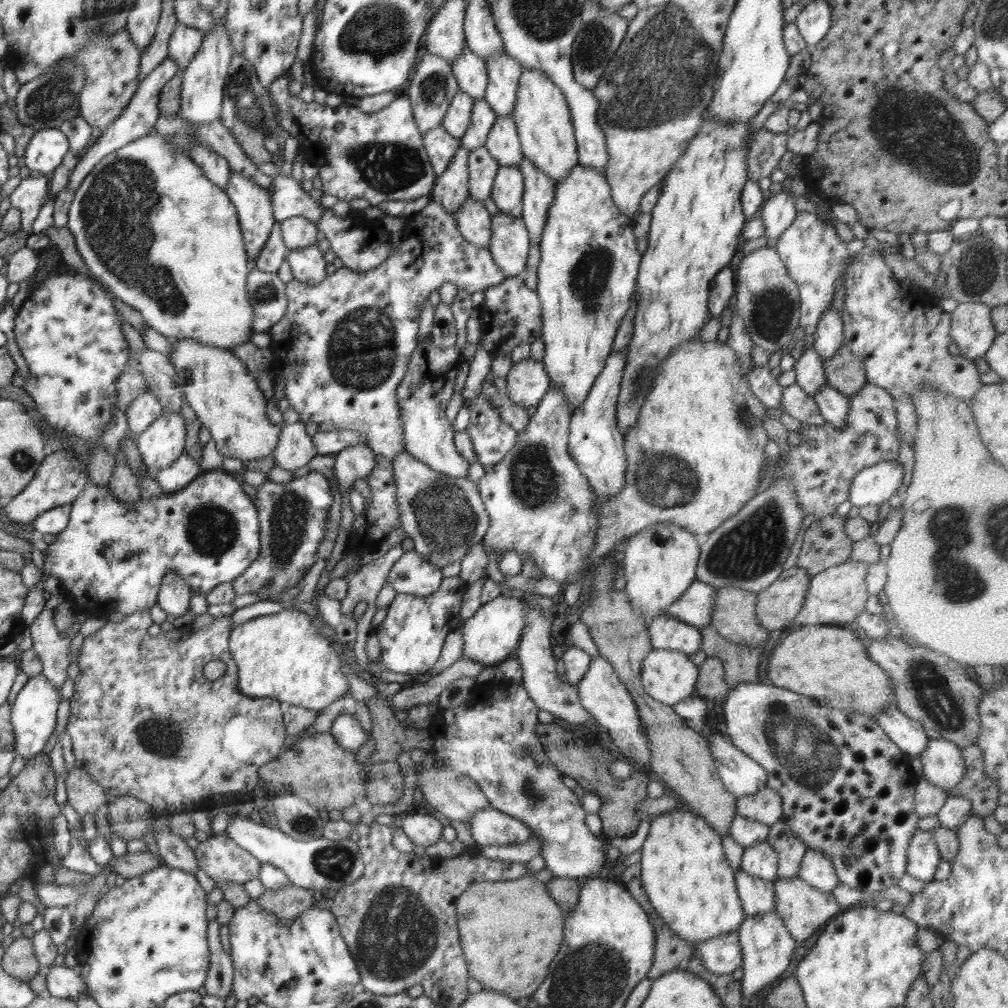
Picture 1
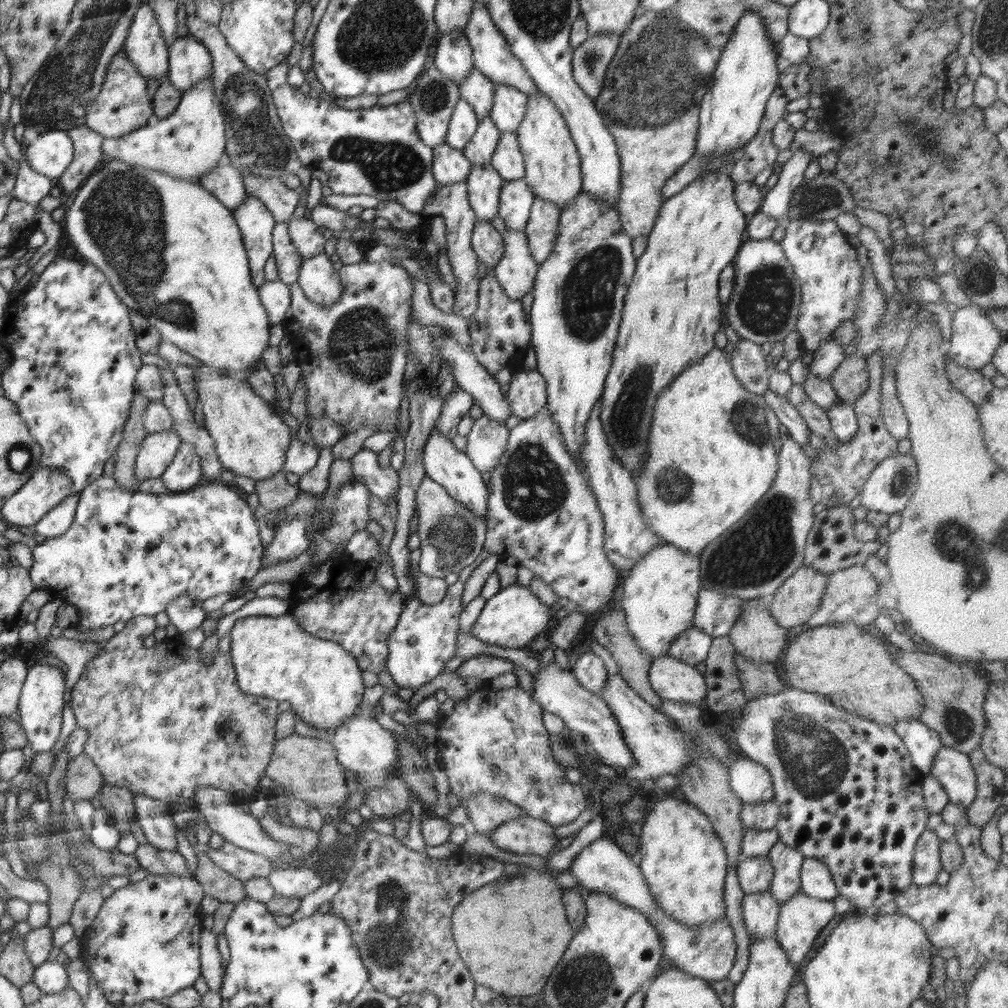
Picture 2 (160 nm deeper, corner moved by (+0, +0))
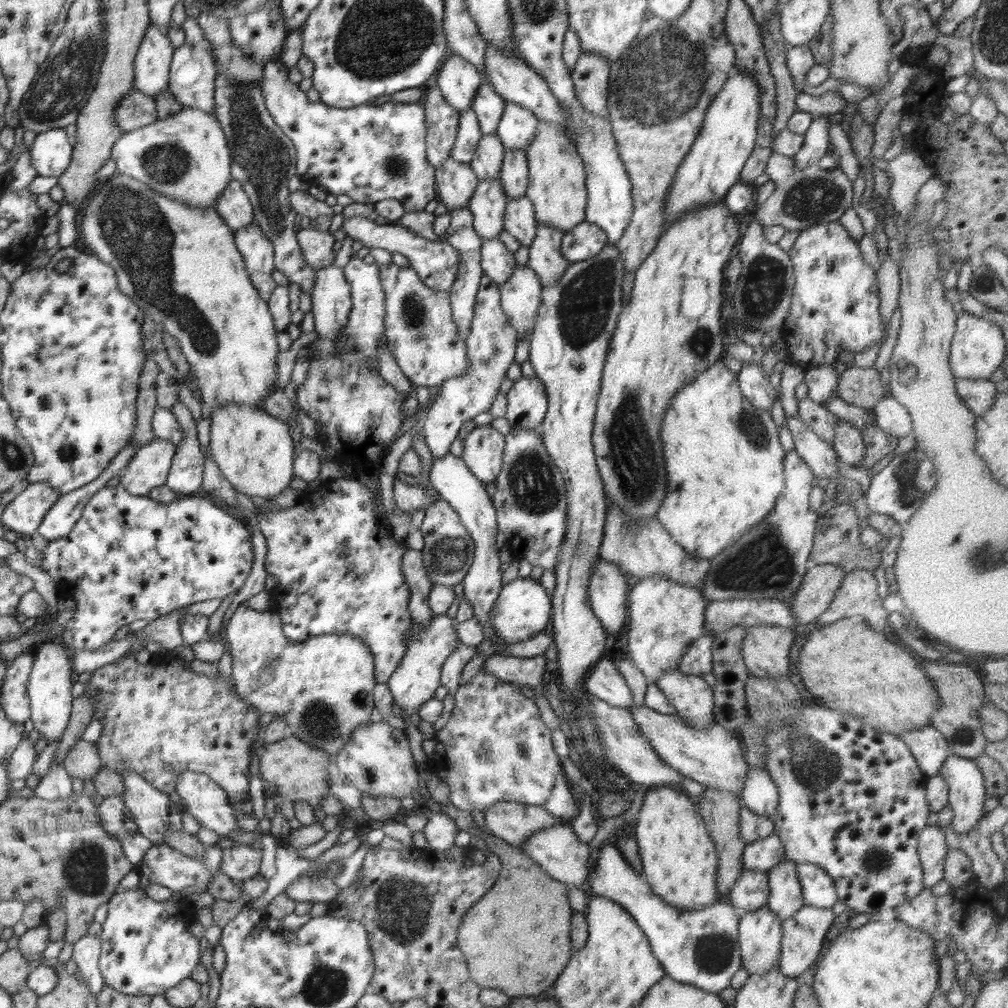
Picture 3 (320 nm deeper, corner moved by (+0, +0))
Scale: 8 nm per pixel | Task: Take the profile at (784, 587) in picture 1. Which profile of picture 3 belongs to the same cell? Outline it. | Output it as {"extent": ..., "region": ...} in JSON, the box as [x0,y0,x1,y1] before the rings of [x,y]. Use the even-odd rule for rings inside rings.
{"extent":[788,564,845,624],"region":[[[834,564],[818,565],[805,572],[798,592],[788,603],[797,624],[817,620],[836,596],[845,575],[844,569]]]}

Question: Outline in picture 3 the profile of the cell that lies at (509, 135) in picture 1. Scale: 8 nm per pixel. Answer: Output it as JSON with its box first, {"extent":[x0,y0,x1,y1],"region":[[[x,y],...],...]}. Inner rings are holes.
{"extent":[498,148,528,200],"region":[[[506,148],[498,178],[501,179],[507,200],[525,196],[528,184],[528,161],[524,150]]]}

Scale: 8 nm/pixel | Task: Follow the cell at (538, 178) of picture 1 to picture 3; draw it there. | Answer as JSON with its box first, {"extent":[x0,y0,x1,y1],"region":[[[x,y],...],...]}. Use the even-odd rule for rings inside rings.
{"extent":[528,222,571,286],"region":[[[537,222],[536,236],[529,246],[528,266],[539,276],[542,286],[550,286],[556,284],[557,280],[562,278],[566,269],[571,265],[561,253],[561,240],[566,230],[560,230],[555,226],[545,226]]]}

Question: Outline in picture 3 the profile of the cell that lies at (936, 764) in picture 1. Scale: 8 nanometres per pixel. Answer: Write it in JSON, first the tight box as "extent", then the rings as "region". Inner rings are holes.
{"extent":[939,755,985,834],"region":[[[948,755],[939,774],[949,784],[948,804],[953,810],[951,827],[956,834],[967,834],[985,815],[985,786],[975,759]]]}

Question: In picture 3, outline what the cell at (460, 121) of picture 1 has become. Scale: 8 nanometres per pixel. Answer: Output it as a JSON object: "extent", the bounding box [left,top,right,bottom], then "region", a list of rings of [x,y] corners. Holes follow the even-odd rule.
{"extent":[451,108,482,164],"region":[[[471,108],[463,110],[460,112],[459,127],[451,157],[458,162],[469,164],[482,137],[477,114]]]}

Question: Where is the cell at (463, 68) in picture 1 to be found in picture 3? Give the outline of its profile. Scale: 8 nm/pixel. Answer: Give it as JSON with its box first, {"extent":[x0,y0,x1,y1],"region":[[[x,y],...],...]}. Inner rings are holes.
{"extent":[471,82,505,134],"region":[[[482,82],[478,92],[472,101],[471,109],[477,114],[481,133],[494,134],[502,118],[505,107],[505,100],[499,95],[493,86]]]}

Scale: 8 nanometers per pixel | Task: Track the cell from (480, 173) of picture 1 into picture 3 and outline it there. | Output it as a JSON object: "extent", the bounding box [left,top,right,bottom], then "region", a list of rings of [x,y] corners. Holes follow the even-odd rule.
{"extent":[468,178,507,240],"region":[[[500,178],[479,181],[468,207],[473,215],[473,227],[482,240],[499,238],[504,230],[507,201]]]}

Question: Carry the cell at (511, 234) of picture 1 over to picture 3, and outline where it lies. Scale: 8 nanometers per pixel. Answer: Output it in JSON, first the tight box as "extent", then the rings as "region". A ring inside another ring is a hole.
{"extent":[499,265,543,340],"region":[[[515,265],[513,275],[499,289],[502,310],[516,329],[518,340],[522,340],[533,330],[541,303],[543,286],[539,276],[529,266]]]}

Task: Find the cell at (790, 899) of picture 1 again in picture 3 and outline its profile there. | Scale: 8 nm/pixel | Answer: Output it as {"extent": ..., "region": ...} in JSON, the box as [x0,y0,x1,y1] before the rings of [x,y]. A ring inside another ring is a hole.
{"extent":[778,906,835,977],"region":[[[804,906],[796,915],[782,921],[782,945],[778,967],[786,977],[800,977],[808,968],[816,964],[828,929],[835,919],[831,908]]]}

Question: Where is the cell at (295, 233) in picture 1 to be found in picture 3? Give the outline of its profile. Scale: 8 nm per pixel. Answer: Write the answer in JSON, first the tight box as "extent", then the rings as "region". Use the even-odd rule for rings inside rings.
{"extent":[297,227,335,271],"region":[[[311,227],[300,229],[297,232],[301,253],[310,268],[315,271],[319,268],[328,268],[333,264],[335,256],[332,253],[335,238],[332,233],[320,232]]]}

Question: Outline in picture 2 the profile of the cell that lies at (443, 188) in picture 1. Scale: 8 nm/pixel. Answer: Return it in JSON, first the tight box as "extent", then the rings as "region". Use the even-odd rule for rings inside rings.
{"extent":[422,180,480,319],"region":[[[466,180],[455,182],[448,186],[438,186],[438,189],[431,196],[428,204],[422,210],[422,215],[427,217],[439,215],[444,219],[446,229],[445,237],[448,247],[446,252],[450,266],[452,267],[452,274],[456,278],[456,292],[451,313],[469,319],[478,306],[479,280],[475,279],[477,278],[475,274],[477,274],[477,268],[480,262],[471,245],[472,231],[477,220],[475,219],[475,213],[469,206]]]}

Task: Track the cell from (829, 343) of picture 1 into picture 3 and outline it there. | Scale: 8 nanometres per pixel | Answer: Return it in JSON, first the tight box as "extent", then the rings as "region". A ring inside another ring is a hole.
{"extent":[804,362,839,404],"region":[[[834,362],[833,364],[815,366],[805,371],[804,382],[808,386],[807,397],[812,402],[824,404],[836,395],[838,381],[839,374],[836,373]]]}

